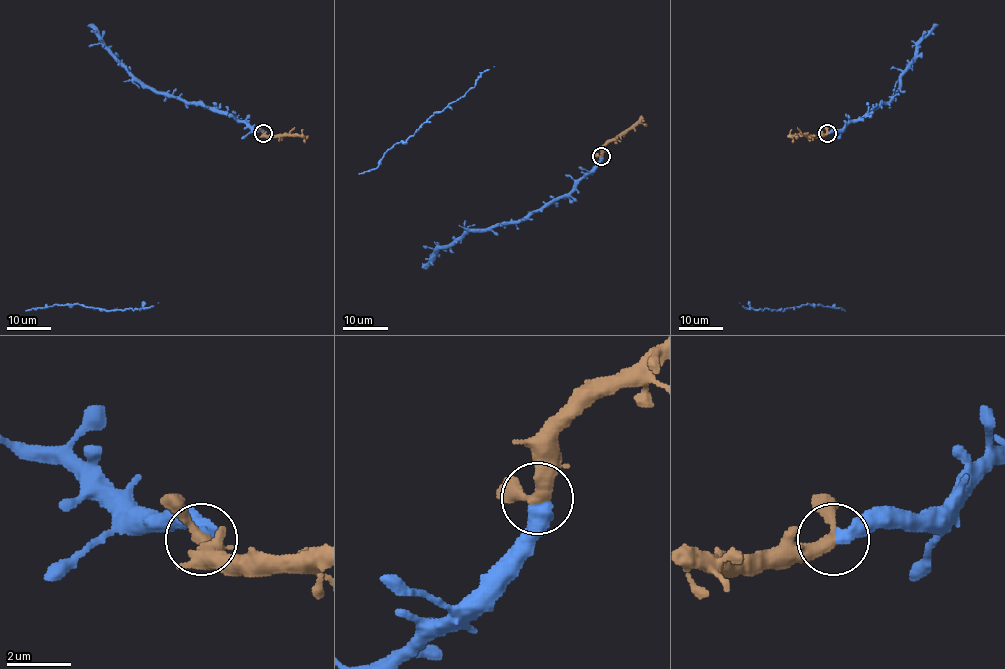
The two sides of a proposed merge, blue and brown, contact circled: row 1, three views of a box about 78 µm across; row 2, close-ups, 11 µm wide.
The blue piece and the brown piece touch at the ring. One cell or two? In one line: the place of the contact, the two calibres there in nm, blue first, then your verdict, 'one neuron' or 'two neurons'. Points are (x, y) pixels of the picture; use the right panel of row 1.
place (827, 133); calibres 550 and 360 nm; one neuron

